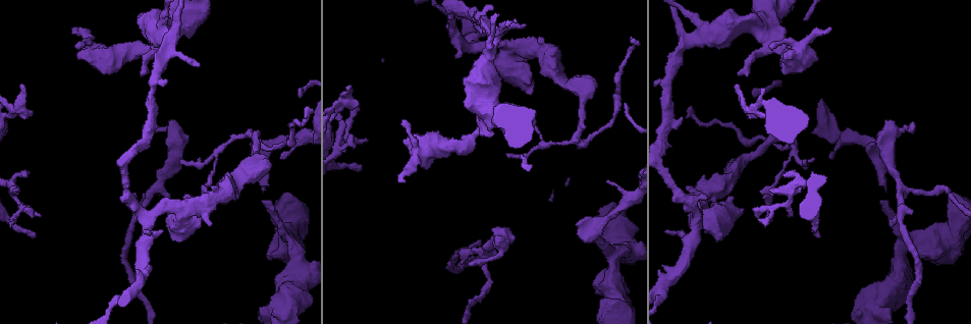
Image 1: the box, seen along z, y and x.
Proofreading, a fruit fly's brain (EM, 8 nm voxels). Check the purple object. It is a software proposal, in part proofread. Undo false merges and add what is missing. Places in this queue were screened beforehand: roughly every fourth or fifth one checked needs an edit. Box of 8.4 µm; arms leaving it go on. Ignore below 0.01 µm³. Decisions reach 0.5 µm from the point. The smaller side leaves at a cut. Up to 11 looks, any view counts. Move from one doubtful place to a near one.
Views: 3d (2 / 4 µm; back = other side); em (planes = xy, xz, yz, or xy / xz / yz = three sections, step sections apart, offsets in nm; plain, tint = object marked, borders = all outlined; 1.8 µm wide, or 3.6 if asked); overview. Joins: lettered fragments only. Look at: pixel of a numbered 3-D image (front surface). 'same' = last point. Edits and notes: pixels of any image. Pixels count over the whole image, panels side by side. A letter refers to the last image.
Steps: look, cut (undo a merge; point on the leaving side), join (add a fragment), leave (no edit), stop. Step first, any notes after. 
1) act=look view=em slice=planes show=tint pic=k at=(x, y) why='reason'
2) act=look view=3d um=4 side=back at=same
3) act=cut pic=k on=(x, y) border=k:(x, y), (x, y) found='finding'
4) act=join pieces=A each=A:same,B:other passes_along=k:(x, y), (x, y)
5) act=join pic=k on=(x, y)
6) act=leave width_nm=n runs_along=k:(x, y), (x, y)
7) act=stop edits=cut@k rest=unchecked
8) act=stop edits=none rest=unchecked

act=look view=em slice=planes show=borders pic=1 at=(253, 136) why='three arms meet'

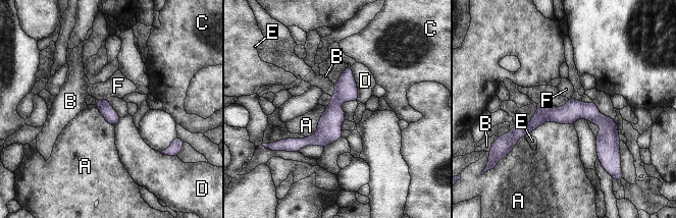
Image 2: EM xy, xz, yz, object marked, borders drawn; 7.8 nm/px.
act=leave each=A:other,B:other,C:other,D:other,E:other,F:other border=2:(106, 98), (98, 100) found='one cell here'

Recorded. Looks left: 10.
act=look view=3d um=2 side=back pic=1 at=(264, 190) why='an open end'

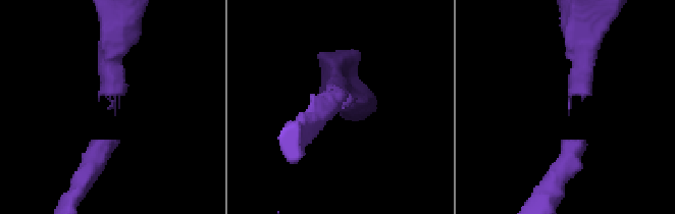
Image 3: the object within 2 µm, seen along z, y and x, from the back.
act=look view=em slice=planes show=borders pic=3 at=(570, 108)

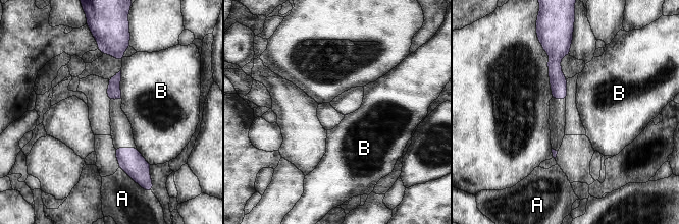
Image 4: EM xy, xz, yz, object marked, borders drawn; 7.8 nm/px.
act=leave each=A:other,B:other runs_along=4:(561, 51), (556, 57), (556, 96) found='no lettered fragment goes on from it'

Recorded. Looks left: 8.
act=look view=3d um=4 pic=1 at=(744, 209) why='thick end'

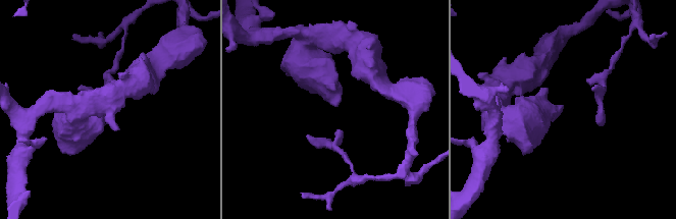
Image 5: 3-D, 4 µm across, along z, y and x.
act=look view=em slice=planes show=plain pic=5 at=(563, 106) why='shape alone is not enough'

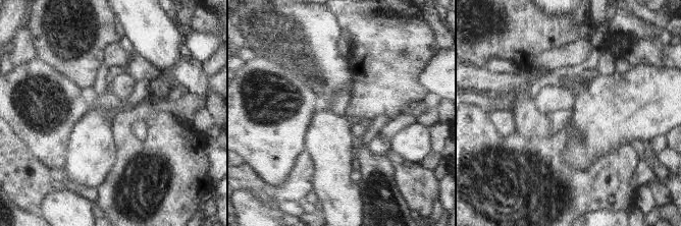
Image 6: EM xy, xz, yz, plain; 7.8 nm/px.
act=look view=em slice=planes show=borders at=same why='what lies round it'

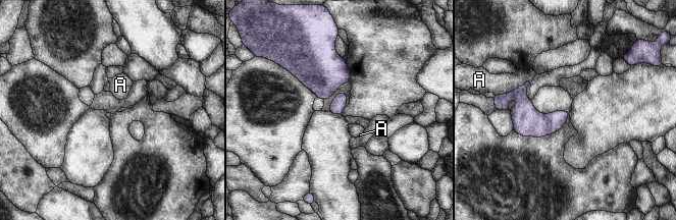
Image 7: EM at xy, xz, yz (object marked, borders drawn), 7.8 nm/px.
act=leave longest_contact=A:260nm each=A:other border=7:(530, 83), (500, 95) found='none of them fits'

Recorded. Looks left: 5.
act=look view=3d um=4 pic=1 at=(686, 42) why='three arms meet'

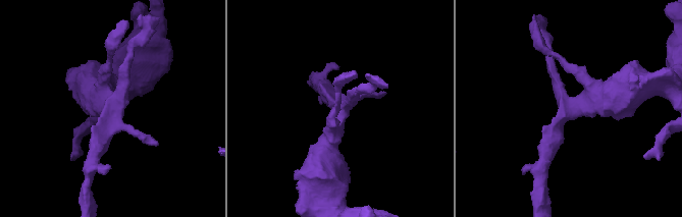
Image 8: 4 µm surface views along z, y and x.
act=look view=em slice=planes show=tint pic=8 at=(112, 110)

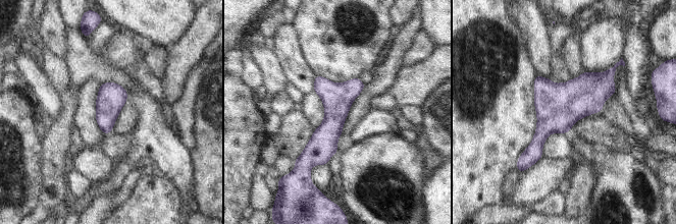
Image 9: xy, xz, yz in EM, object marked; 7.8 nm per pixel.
act=look view=em slice=planes show=borders at=same why='what lies round it'

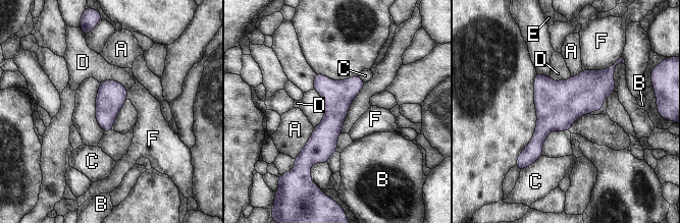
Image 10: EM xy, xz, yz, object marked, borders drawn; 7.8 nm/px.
act=leave longest_contact=A:300nm each=A:other,B:other,C:other,D:other,E:other,F:other runs_along=10:(610, 69), (539, 134), (527, 158) found='continuous, no second cell'

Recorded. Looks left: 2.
act=stop edits=none rest=unchecked

